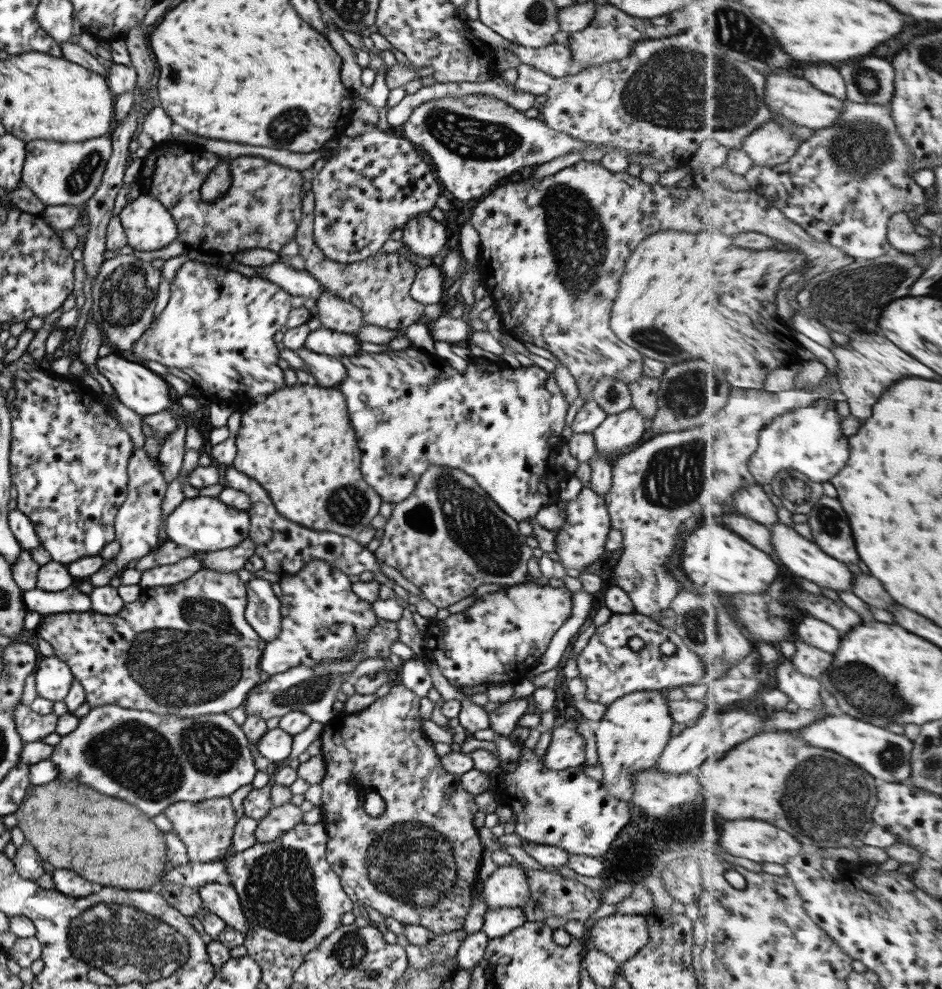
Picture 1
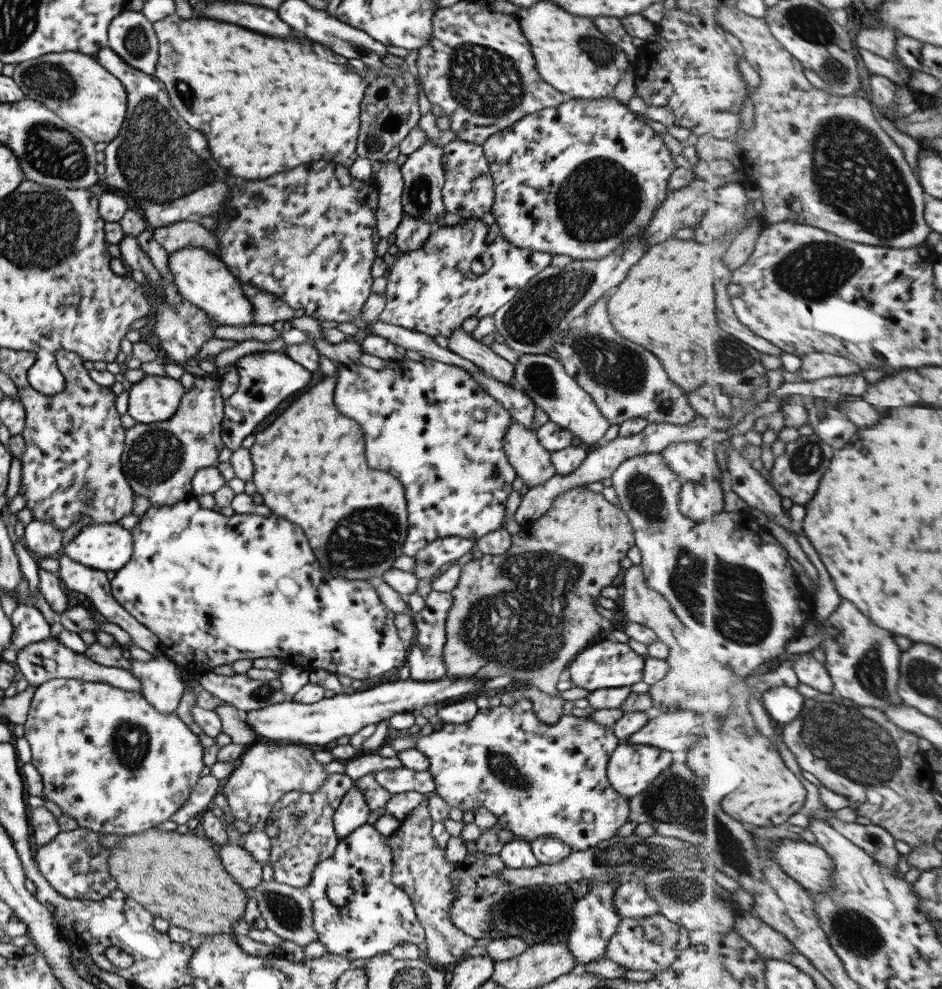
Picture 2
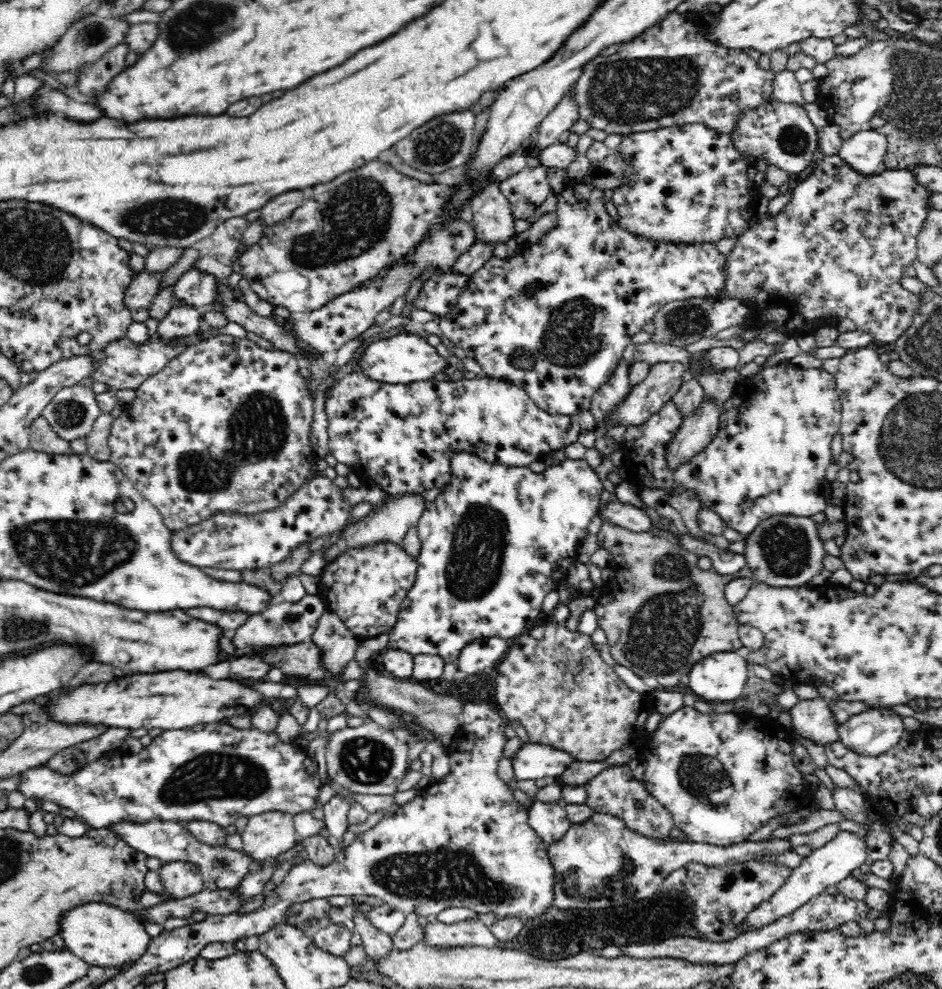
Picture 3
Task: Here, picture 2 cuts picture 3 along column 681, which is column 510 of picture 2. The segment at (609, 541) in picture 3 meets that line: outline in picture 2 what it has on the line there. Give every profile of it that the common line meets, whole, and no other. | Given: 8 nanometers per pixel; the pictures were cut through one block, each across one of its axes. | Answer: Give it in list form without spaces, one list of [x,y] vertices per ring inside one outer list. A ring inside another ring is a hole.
[[[581,486],[573,487],[561,493],[551,501],[551,505],[541,517],[527,523],[519,533],[511,535],[511,545],[503,554],[482,555],[479,559],[470,559],[461,565],[457,584],[450,594],[452,604],[445,617],[445,644],[441,653],[441,660],[445,664],[447,678],[477,678],[477,680],[491,680],[497,676],[511,676],[514,682],[527,684],[541,692],[553,692],[559,680],[559,674],[573,660],[585,646],[591,643],[593,636],[600,631],[599,622],[601,615],[597,613],[593,602],[599,597],[601,589],[609,586],[620,568],[621,558],[634,545],[633,530],[625,513],[609,503],[600,492],[582,489]]]

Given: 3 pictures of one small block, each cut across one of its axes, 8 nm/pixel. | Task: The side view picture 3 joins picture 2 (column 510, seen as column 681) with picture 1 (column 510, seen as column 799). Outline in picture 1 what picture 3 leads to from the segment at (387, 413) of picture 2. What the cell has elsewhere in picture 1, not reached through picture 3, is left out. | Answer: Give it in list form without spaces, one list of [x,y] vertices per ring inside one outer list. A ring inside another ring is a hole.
[[[410,346],[407,350],[400,352],[385,351],[380,354],[368,354],[358,350],[355,357],[341,357],[340,362],[345,368],[345,377],[333,388],[339,390],[344,397],[349,416],[349,424],[353,428],[356,438],[356,445],[360,451],[360,470],[363,480],[377,493],[381,502],[389,502],[389,504],[397,504],[409,498],[411,490],[415,490],[415,485],[419,476],[425,473],[431,466],[446,467],[449,469],[459,470],[470,476],[484,490],[491,500],[511,518],[516,521],[525,520],[533,521],[533,518],[543,506],[556,502],[559,486],[567,480],[567,474],[557,465],[555,457],[561,444],[561,430],[565,426],[565,412],[569,405],[565,402],[565,398],[561,390],[557,387],[553,374],[531,365],[528,368],[519,367],[509,370],[505,366],[487,362],[483,359],[470,359],[467,367],[463,372],[457,373],[447,362],[445,362],[445,374],[441,372],[441,368],[437,364],[429,364],[431,360],[437,360],[431,353],[423,354],[419,349]]]

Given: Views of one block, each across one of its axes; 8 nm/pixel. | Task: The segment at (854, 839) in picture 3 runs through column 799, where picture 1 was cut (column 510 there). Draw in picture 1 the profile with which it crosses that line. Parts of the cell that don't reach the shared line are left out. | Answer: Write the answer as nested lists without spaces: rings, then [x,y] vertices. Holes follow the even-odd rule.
[[[519,864],[501,866],[483,882],[483,893],[480,896],[487,906],[486,910],[522,907],[526,904],[530,890],[524,870]]]

